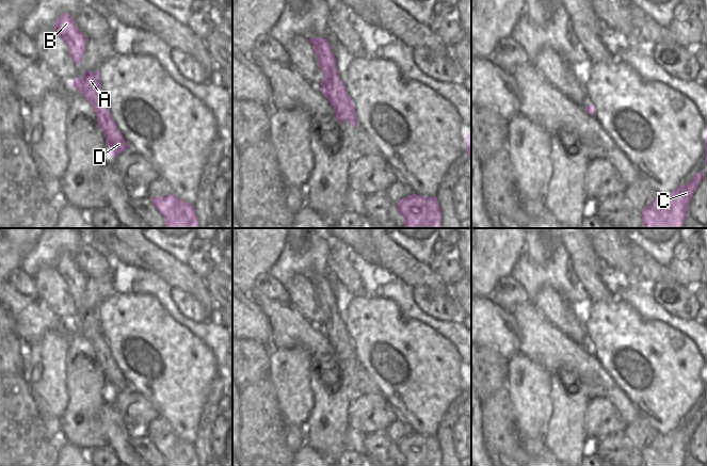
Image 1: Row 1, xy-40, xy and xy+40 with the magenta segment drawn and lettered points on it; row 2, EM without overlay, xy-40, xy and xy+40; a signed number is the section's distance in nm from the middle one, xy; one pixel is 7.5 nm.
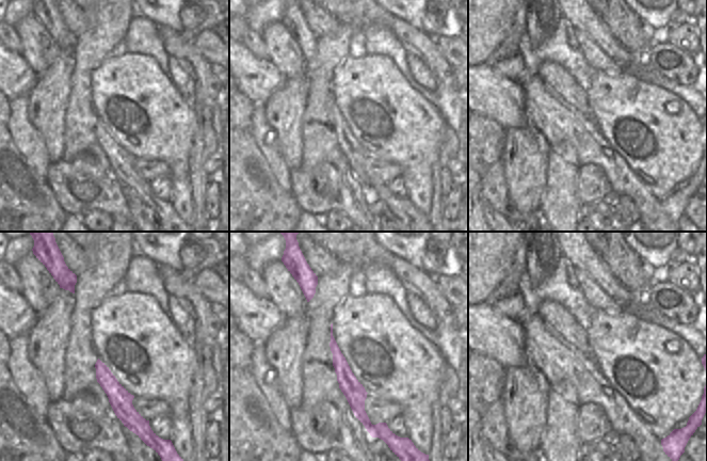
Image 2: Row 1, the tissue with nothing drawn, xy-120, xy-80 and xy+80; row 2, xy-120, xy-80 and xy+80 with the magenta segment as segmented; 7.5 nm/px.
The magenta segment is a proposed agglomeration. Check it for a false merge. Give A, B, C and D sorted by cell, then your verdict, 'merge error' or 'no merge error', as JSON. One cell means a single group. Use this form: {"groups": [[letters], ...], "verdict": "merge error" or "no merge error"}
{"groups": [["A", "B", "C", "D"]], "verdict": "no merge error"}

